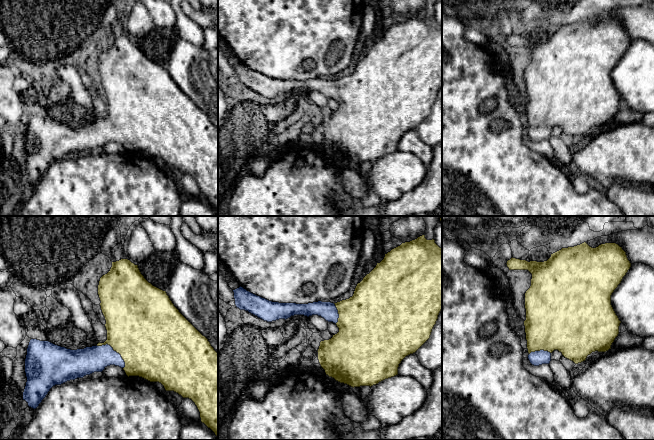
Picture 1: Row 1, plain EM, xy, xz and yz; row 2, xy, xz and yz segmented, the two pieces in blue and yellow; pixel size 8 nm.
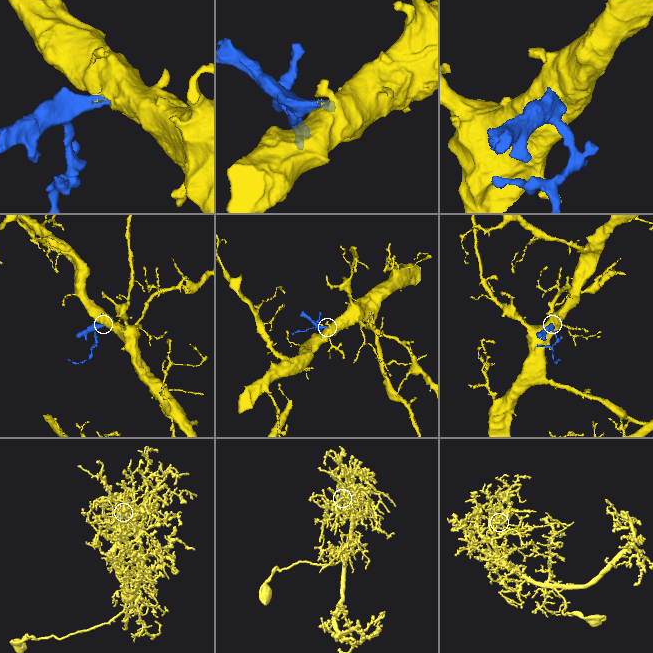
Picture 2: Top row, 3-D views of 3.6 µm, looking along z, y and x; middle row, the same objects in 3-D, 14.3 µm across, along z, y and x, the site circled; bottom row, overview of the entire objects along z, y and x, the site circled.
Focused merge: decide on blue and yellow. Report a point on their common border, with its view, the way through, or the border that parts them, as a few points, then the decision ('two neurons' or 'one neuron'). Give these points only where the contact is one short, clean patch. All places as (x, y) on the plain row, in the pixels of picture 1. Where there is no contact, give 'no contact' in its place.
xy (113, 126) | across xy (86, 137), (113, 126), (136, 105) | one neuron

